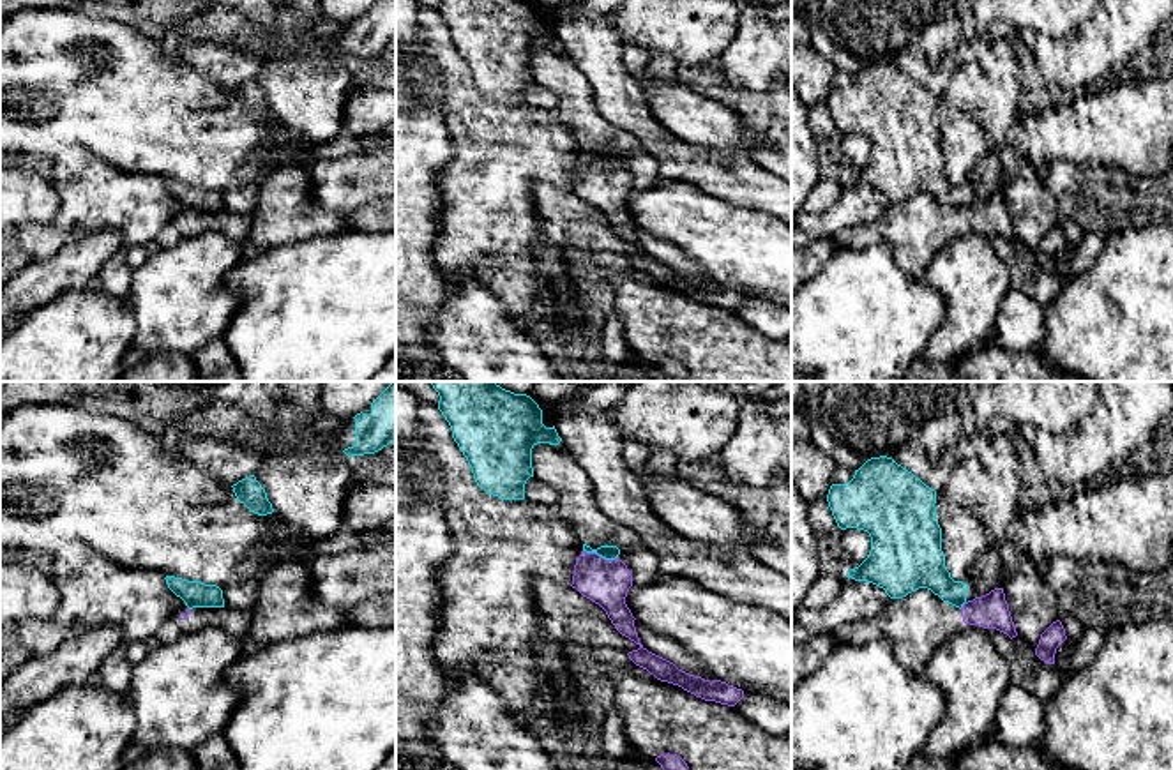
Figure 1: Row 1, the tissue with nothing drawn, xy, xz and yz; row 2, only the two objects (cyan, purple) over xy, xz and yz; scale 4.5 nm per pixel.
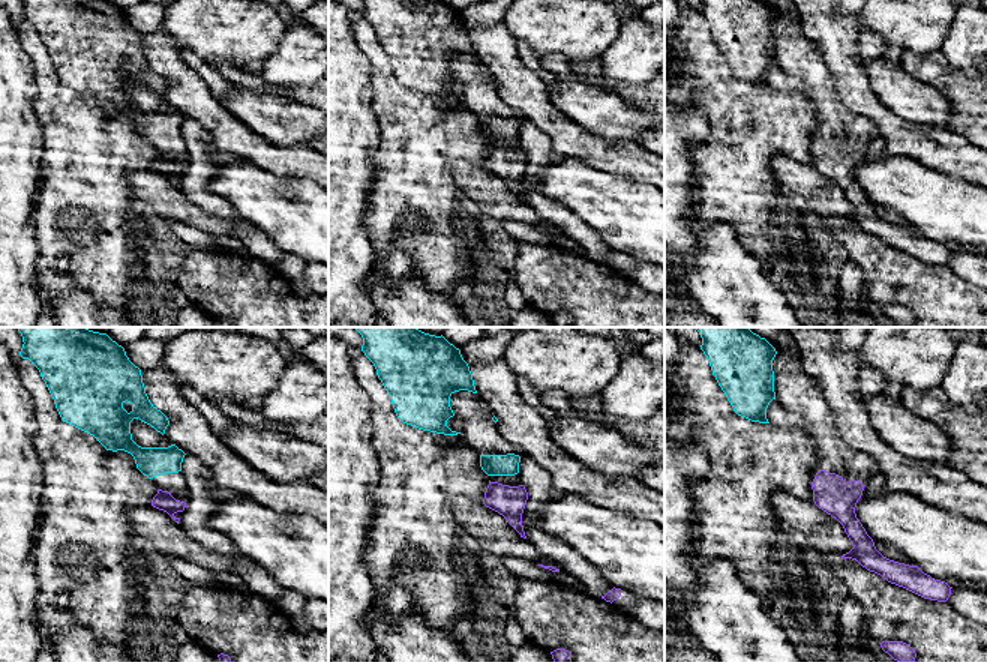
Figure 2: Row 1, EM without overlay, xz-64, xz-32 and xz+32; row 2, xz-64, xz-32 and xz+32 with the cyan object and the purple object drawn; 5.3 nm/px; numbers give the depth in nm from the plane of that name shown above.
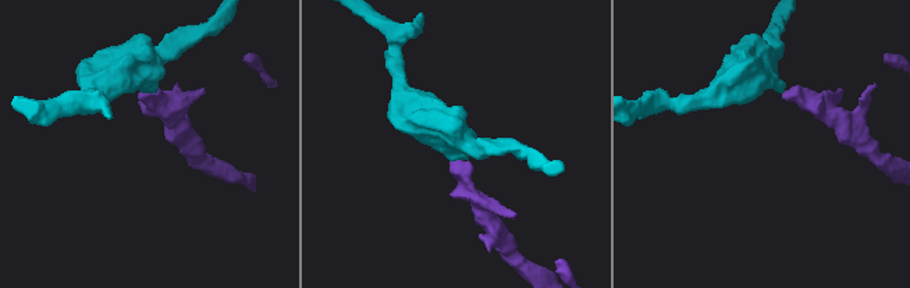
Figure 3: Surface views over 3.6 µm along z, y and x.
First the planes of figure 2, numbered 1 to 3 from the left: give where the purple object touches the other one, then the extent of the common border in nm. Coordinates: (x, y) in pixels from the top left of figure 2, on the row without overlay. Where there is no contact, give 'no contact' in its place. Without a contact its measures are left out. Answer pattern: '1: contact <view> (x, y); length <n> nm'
1: no contact
2: no contact
3: no contact

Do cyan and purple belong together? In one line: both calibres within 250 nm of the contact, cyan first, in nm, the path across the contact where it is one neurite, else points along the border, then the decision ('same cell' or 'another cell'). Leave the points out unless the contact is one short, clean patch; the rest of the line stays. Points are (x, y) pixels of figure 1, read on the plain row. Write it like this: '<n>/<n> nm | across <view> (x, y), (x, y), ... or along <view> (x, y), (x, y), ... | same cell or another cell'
60/200 nm | along xz (583, 154), (596, 156), (606, 163), (617, 163) | another cell

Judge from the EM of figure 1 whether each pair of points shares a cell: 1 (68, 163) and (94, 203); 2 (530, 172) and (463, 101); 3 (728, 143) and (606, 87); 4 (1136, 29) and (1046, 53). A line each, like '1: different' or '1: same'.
1: same
2: same
3: different
4: same

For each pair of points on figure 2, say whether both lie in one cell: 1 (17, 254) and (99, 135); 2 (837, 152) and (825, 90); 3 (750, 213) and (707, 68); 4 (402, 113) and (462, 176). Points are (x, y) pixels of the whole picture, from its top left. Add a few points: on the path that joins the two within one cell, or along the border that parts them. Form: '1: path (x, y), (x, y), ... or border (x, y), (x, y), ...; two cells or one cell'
1: border (35, 195), (30, 222), (38, 245), (38, 264); two cells
2: path (833, 137), (833, 114), (827, 105); one cell
3: path (743, 177), (741, 116), (729, 104); one cell
4: border (482, 167), (455, 162), (455, 183); two cells

